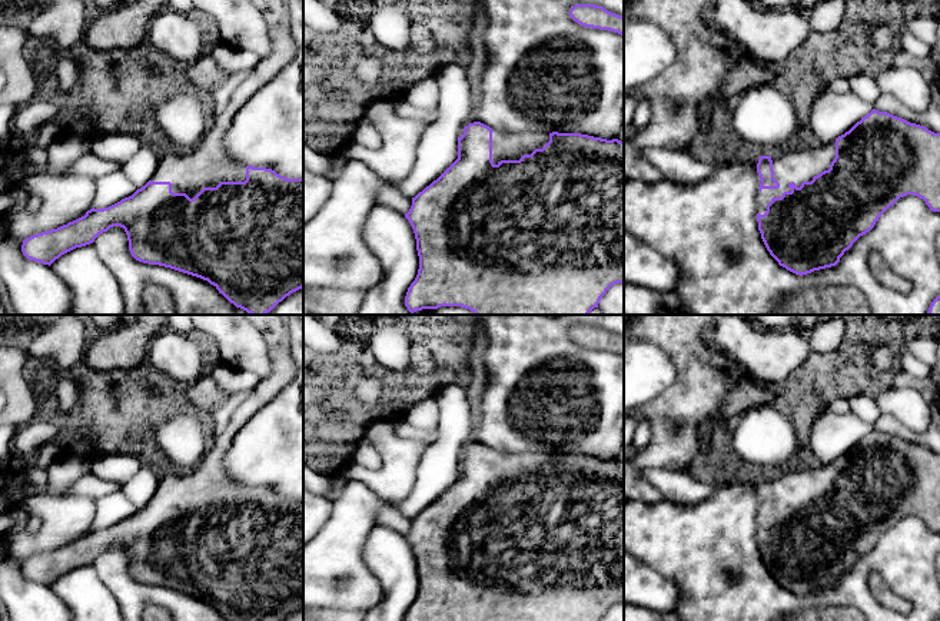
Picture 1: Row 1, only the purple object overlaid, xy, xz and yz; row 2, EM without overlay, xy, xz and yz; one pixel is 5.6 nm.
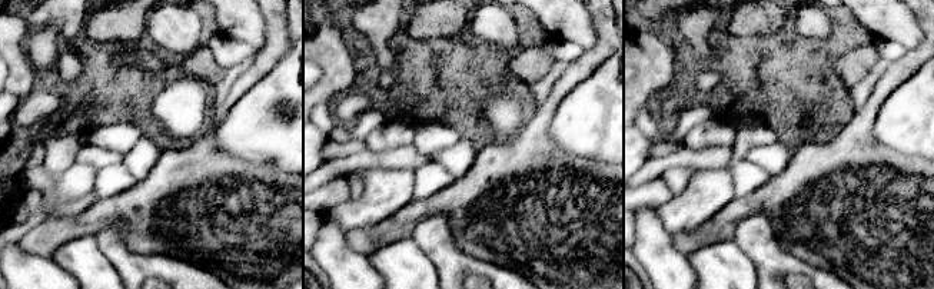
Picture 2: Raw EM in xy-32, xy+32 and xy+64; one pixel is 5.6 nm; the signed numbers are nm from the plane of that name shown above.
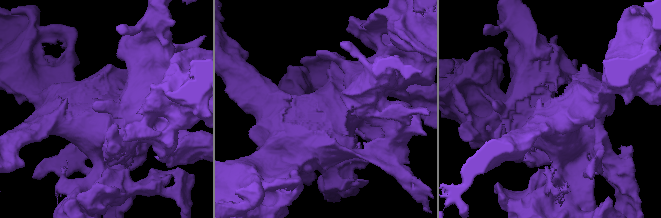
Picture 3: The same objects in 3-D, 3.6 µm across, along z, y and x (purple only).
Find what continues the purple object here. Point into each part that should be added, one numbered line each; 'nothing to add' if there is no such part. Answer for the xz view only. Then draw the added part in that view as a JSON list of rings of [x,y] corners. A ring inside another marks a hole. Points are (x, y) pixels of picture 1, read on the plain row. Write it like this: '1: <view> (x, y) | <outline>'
1: xz (505, 467) | [[[492,452],[492,482],[519,481],[549,462],[549,454],[502,454]]]

